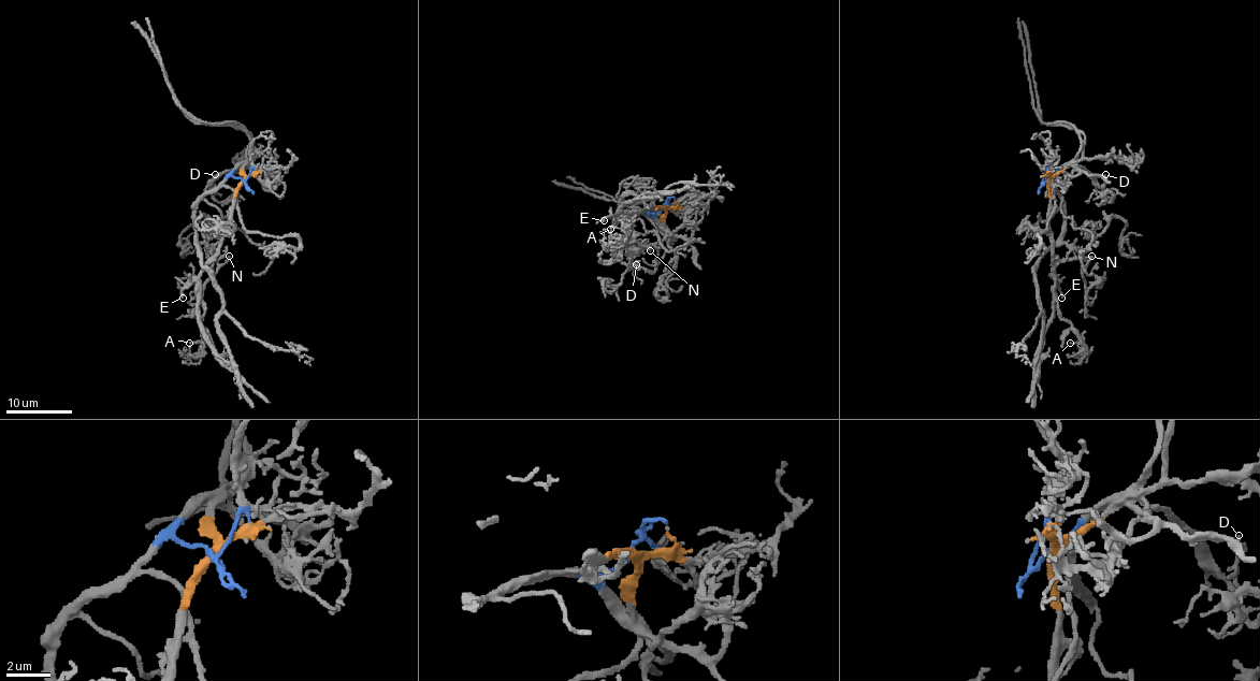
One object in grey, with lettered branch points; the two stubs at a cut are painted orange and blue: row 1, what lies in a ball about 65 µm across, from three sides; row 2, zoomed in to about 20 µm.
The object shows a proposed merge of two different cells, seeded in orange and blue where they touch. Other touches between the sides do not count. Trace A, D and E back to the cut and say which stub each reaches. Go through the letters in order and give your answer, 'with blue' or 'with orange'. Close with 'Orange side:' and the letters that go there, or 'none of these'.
A: with orange
D: with blue
E: with orange
Orange side: A, E

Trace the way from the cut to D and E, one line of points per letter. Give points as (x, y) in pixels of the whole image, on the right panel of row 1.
D: (1047, 179), (1067, 165), (1085, 170), (1102, 188), (1105, 175)
E: (1047, 179), (1051, 255), (1062, 298)

